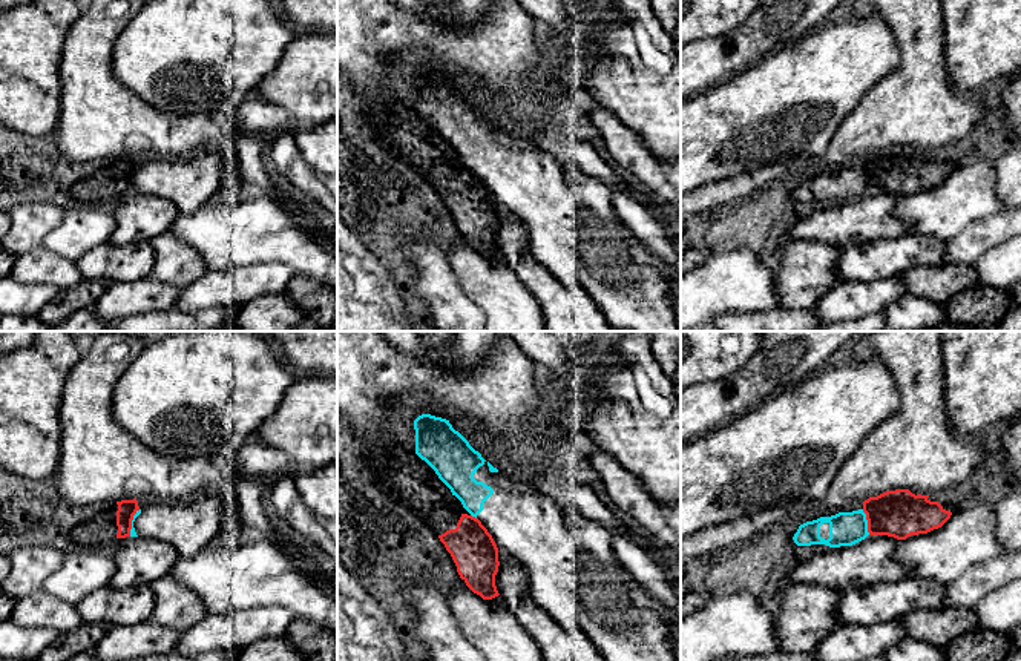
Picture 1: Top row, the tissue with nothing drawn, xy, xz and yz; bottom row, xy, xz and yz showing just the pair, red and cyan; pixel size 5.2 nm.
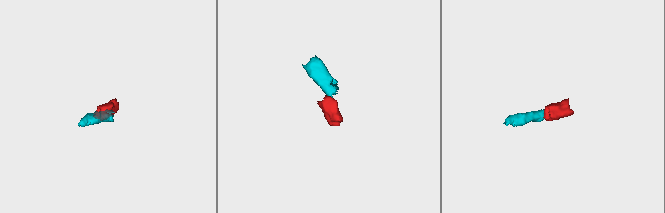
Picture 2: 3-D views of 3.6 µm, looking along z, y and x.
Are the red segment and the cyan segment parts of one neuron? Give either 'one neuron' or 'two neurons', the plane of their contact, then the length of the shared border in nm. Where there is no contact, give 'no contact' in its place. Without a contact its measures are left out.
two neurons; contact in yz; length 140 nm

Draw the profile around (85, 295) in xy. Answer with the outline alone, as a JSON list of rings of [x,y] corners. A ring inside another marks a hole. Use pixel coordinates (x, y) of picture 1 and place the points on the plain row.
[[[81,279],[75,287],[60,293],[60,296],[44,305],[37,317],[48,327],[57,327],[64,319],[83,308],[94,308],[110,282],[97,279]]]

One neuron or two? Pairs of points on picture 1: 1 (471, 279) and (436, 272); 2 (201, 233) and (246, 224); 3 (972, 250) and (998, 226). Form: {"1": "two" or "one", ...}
{"1": "two", "2": "one", "3": "one"}

